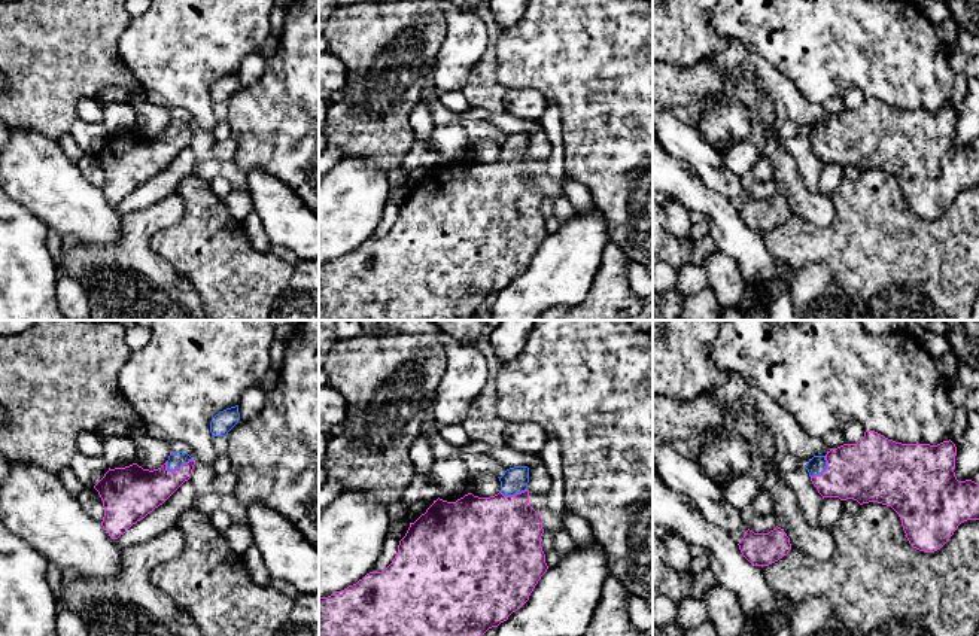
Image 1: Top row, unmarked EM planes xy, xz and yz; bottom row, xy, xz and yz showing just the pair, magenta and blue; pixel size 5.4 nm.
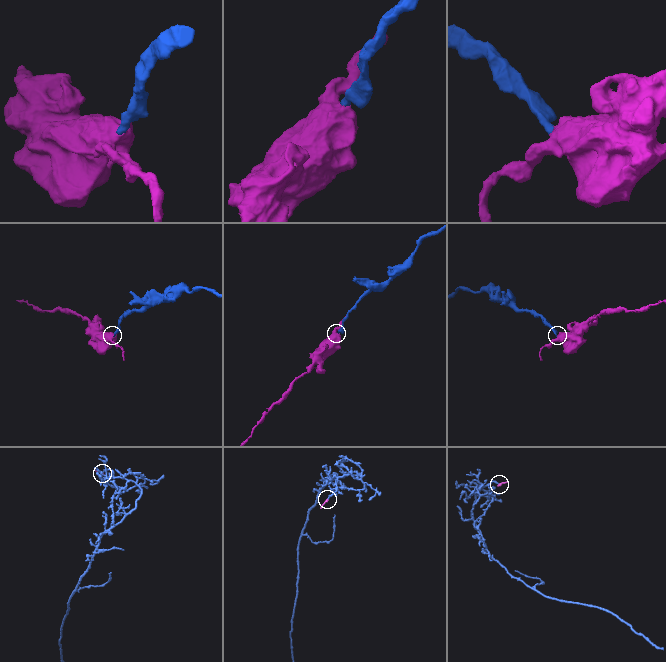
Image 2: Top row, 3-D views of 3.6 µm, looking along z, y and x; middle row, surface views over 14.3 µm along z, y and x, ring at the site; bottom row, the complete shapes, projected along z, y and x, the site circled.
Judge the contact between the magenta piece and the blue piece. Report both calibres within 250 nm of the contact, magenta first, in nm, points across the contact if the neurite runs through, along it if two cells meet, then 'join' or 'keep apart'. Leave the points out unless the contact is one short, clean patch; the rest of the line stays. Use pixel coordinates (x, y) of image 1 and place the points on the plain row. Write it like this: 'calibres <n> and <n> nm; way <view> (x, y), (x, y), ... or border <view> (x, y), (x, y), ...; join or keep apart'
calibres 240 and 90 nm; way xy (142, 157), (163, 149), (181, 133), (176, 125); join

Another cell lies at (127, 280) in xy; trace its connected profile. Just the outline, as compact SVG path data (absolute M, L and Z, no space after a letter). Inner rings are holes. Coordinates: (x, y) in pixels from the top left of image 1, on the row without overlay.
M177 192L148 209L122 216L121 238L115 244L63 249L55 262L60 274L75 277L85 289L89 320L209 320L201 296L149 244L151 237L177 223L185 203Z

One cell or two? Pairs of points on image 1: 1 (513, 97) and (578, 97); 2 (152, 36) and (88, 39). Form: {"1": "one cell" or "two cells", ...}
{"1": "two cells", "2": "two cells"}

